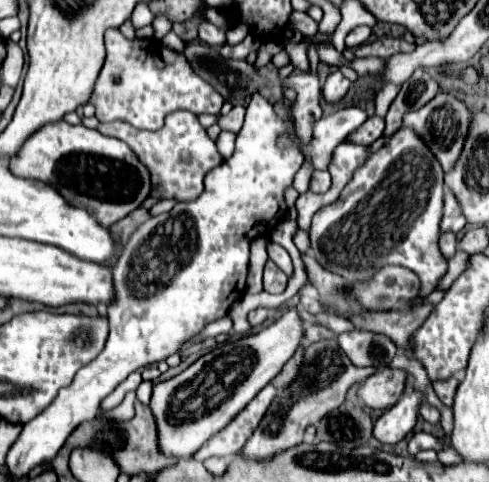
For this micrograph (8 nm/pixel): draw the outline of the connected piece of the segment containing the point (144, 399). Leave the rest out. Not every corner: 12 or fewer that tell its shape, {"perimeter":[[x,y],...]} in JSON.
{"perimeter":[[142,381],[136,389],[138,401],[148,405],[152,397],[152,381]]}

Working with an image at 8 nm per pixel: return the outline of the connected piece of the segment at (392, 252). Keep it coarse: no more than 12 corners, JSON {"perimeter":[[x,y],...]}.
{"perimeter":[[396,131],[334,205],[310,253],[346,281],[412,269],[430,295],[444,171]]}

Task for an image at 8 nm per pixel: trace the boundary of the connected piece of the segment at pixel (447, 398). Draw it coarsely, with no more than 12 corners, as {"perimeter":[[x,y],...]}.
{"perimeter":[[458,379],[434,381],[434,391],[444,405],[452,405]]}

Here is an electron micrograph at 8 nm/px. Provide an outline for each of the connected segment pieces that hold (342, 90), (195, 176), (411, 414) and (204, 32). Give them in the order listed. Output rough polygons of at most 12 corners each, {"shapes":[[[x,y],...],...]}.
{"shapes":[[[336,69],[324,81],[322,99],[336,105],[352,83]],[[190,111],[158,131],[100,123],[150,169],[156,197],[196,199],[222,163]],[[408,383],[378,417],[372,435],[396,445],[416,425],[424,395]],[[200,21],[198,37],[206,45],[226,43],[226,31],[210,21]]]}

